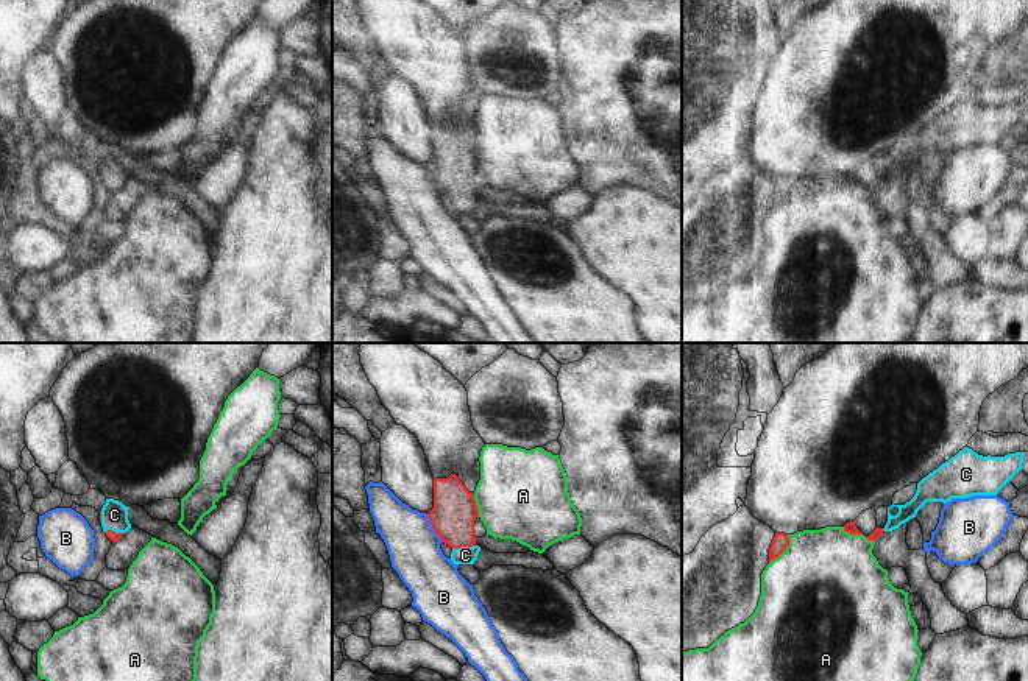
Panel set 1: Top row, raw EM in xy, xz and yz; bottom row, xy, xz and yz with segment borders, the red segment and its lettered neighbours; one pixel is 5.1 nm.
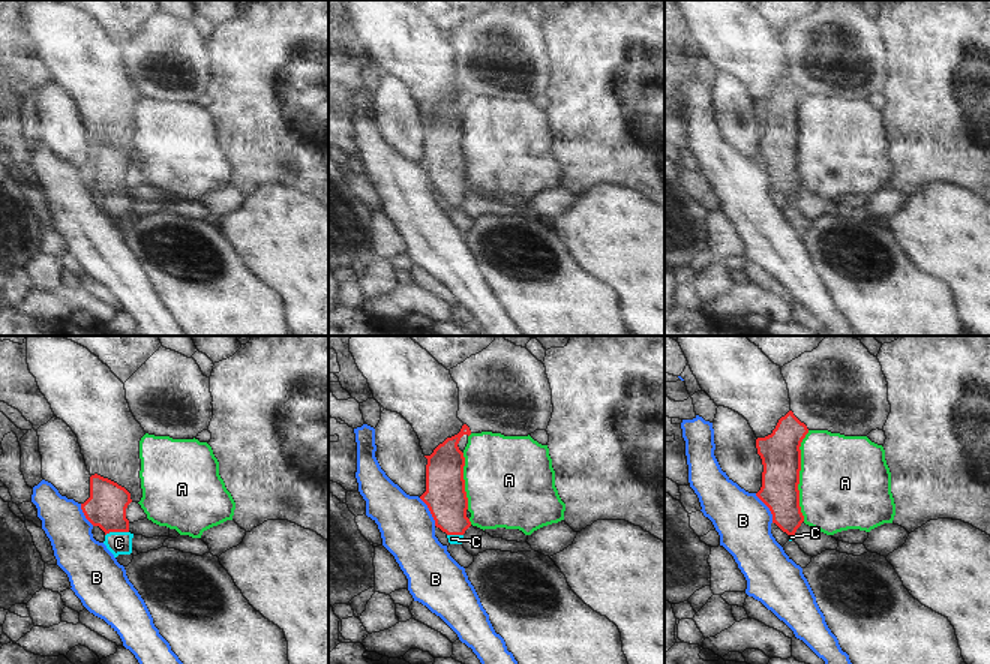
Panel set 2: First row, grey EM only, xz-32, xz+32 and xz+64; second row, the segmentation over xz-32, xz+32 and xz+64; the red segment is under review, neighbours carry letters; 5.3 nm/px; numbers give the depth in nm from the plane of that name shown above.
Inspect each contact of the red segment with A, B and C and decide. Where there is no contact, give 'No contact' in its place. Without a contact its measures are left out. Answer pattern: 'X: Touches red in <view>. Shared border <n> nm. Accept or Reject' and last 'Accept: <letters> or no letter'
A: Touches red in yz. Shared border 180 nm. Reject
B: Touches red in xz. Shared border 170 nm. Reject
C: Touches red in xz. Shared border 120 nm. Accept
Accept: C

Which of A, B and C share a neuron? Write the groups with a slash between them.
A / B / C

